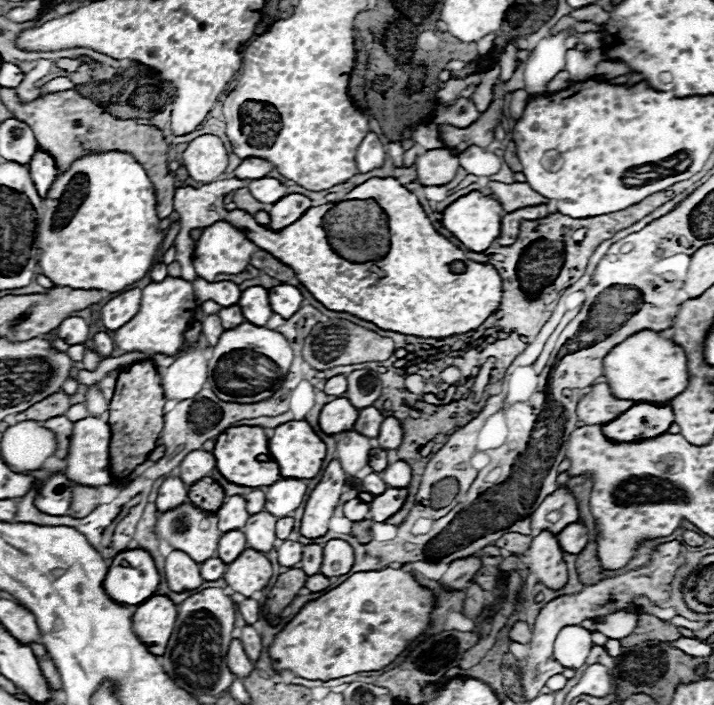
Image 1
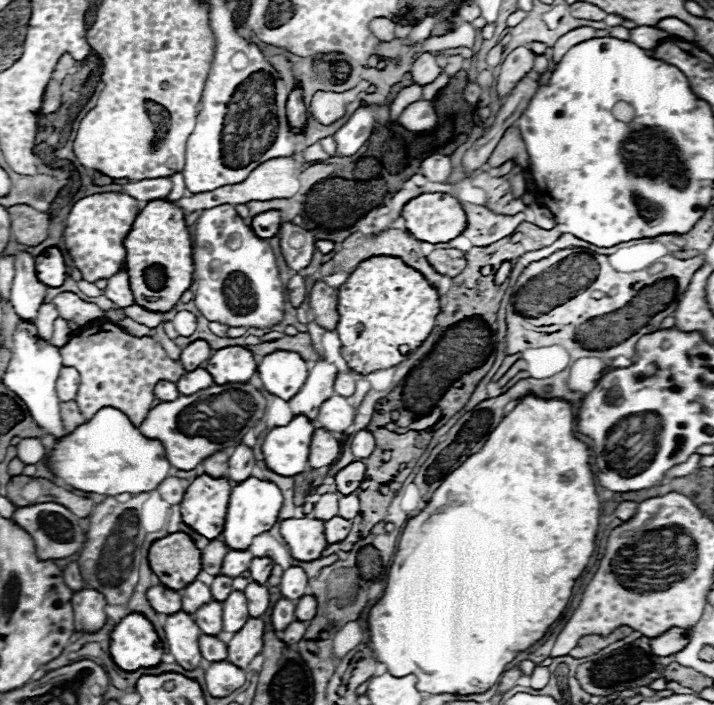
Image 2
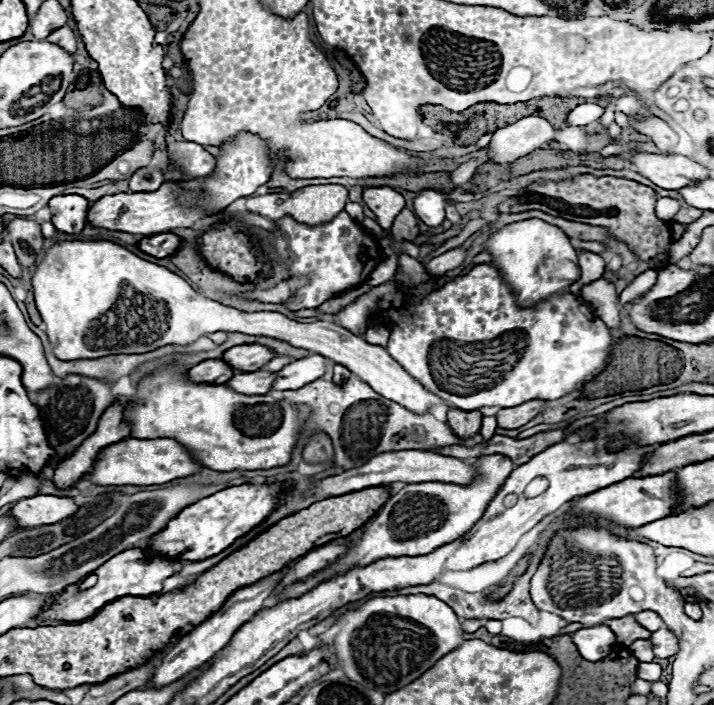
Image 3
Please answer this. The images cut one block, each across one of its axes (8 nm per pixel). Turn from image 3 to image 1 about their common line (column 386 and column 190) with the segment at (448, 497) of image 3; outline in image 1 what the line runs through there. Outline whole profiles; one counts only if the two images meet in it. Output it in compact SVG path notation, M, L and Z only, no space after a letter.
M190 500L182 502L180 506L166 510L158 516L156 520L156 534L166 540L174 550L182 550L186 552L194 562L202 564L208 558L216 556L216 548L218 548L218 540L222 538L222 532L218 530L218 516L212 512L206 512L198 506L194 506Z

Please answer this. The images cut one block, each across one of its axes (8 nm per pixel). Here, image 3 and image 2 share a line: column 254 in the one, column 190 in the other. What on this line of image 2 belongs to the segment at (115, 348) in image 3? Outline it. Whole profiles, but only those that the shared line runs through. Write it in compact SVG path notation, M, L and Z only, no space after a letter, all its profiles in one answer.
M182 310L174 316L172 324L174 324L174 330L178 332L178 336L192 336L196 330L196 316L188 310Z

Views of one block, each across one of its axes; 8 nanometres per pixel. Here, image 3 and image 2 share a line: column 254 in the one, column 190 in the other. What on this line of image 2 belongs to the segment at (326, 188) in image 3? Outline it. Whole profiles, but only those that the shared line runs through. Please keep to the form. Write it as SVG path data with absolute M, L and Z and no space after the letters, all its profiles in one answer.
M282 156L278 160L266 160L266 164L260 164L258 168L254 168L254 172L250 172L250 176L240 182L240 184L228 184L222 188L216 188L212 192L200 192L200 194L192 194L188 198L180 198L174 204L178 208L184 210L184 214L190 212L198 212L198 210L206 210L206 208L214 208L220 204L246 204L252 200L258 202L266 202L266 200L274 200L274 198L290 198L298 192L298 176L296 176L296 168L298 164L294 162L292 156Z

